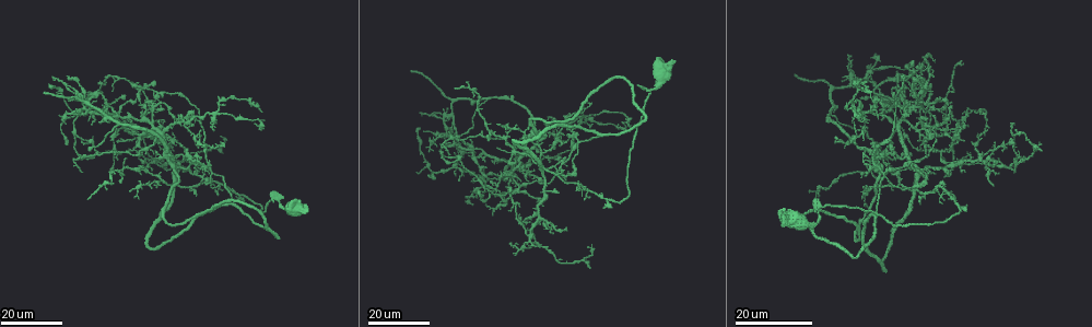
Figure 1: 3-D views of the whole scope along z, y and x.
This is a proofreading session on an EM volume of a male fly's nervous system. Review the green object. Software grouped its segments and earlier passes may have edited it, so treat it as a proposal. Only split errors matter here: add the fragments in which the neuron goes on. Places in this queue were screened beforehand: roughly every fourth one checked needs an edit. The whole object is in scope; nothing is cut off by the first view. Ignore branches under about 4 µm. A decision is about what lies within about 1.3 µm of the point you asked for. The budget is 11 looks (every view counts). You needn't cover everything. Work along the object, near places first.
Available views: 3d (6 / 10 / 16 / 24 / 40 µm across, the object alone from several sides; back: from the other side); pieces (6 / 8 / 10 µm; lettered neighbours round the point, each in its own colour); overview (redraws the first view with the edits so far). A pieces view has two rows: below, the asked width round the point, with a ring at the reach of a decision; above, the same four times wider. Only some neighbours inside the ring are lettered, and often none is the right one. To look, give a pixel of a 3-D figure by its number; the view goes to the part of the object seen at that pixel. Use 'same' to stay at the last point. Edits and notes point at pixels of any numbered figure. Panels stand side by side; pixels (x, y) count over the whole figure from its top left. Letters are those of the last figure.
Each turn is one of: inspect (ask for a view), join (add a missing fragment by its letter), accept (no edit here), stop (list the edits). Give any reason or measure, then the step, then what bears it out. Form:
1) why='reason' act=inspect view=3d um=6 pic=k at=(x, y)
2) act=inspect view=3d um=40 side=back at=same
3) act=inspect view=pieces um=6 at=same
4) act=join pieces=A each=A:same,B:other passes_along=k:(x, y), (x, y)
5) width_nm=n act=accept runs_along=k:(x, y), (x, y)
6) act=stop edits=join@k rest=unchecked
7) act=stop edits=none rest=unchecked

act=inspect view=3d um=24 pic=1 at=(947, 175)

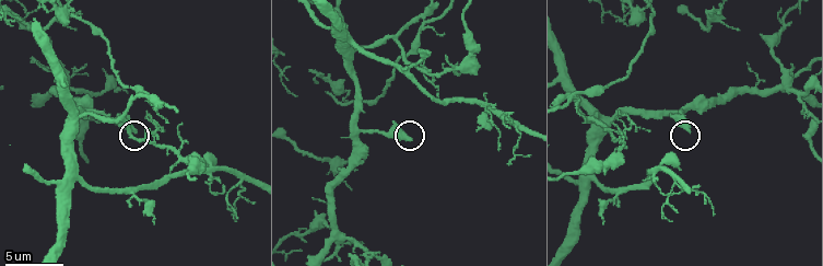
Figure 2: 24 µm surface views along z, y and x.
why='see the neighbours' act=inspect view=pieces um=8 pic=2 at=(688, 130)

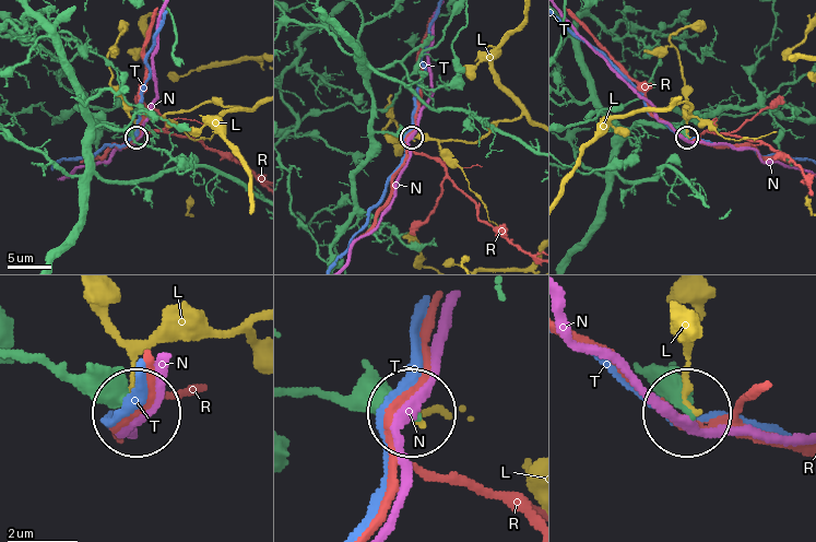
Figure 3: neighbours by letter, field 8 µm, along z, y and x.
act=accept each=L:other,N:other,R:other,T:other found='no lettered fragment goes on from it'

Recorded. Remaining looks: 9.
why='an open end' act=inspect view=3d um=16 pic=1 at=(86, 199)

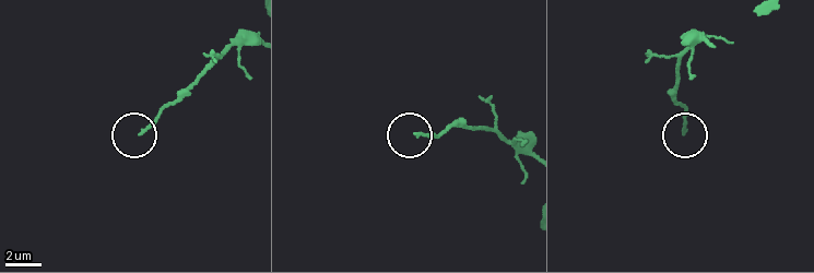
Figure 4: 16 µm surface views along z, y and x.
act=inspect view=pieces um=6 pic=4 at=(143, 131)

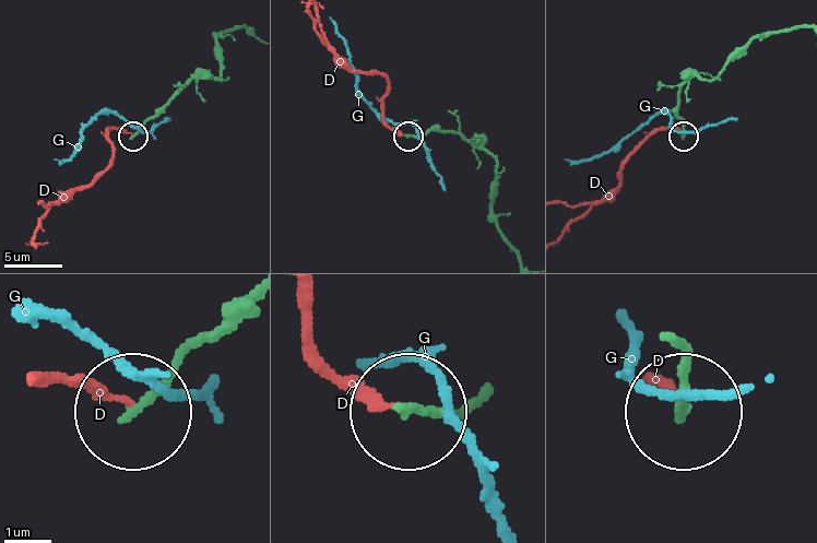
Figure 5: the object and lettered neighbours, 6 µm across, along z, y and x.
act=accept each=D:other,G:other runs_along=5:(237, 27), (217, 38), (221, 79), (194, 78), (133, 133) found='none of them fits'

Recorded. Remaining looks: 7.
why='free end' act=inspect view=3d um=24 pic=1 at=(67, 142)

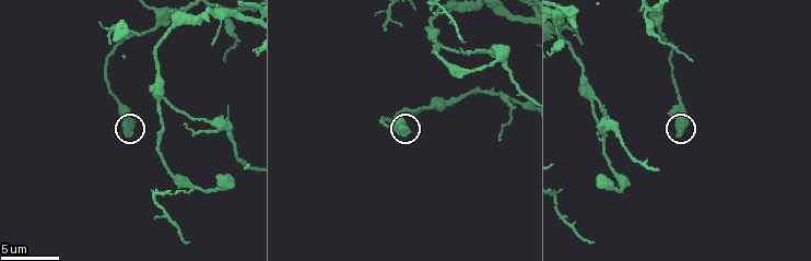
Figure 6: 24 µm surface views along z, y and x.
act=inspect view=pieces um=6 pic=6 at=(128, 135)

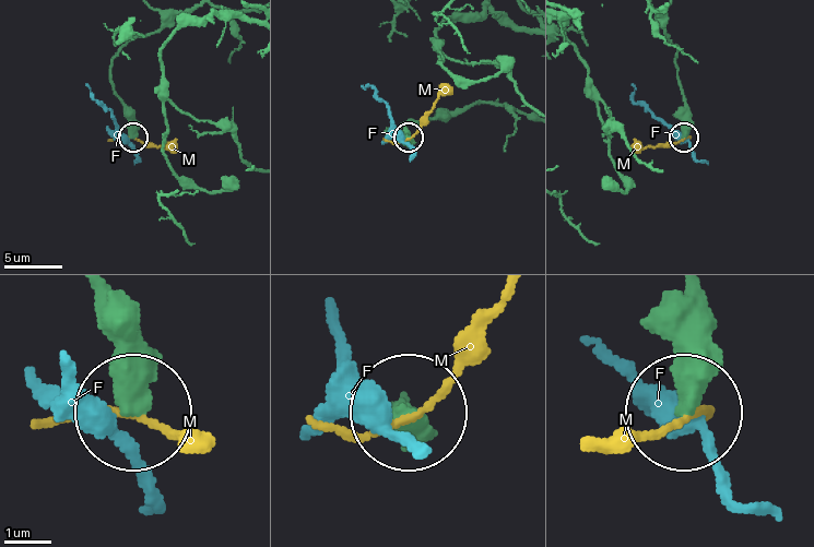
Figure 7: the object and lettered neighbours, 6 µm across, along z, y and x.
act=accept each=F:other,M:other runs_along=7:(684, 300), (684, 414) found='none of them fits'

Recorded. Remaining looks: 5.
why='tapers out' act=inspect view=3d um=24 pic=1 at=(848, 54)

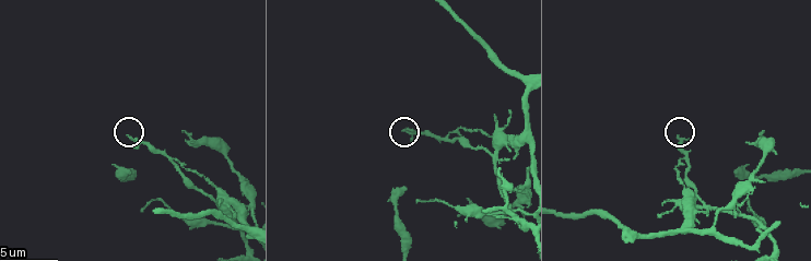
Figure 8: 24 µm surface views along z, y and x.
act=inspect view=pieces um=10 pic=8 at=(403, 129)

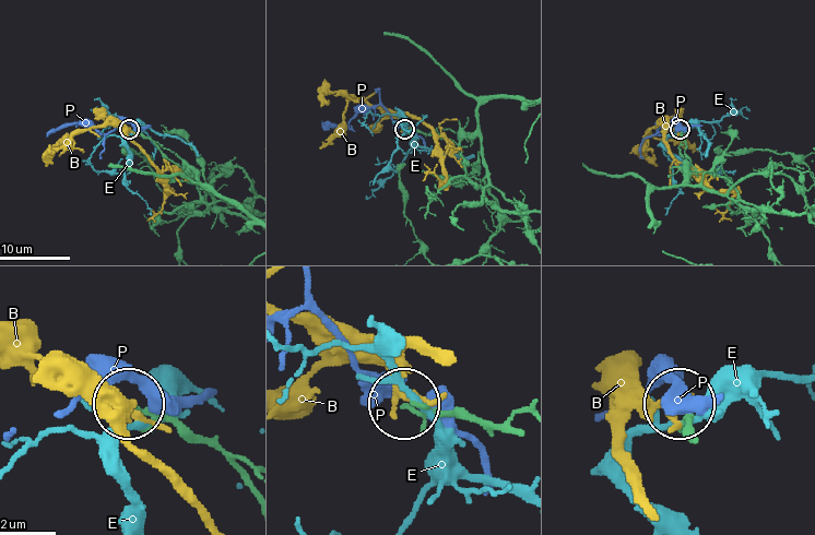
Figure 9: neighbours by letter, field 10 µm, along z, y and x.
act=accept each=B:other,E:other,P:other runs_along=9:(515, 430), (404, 404) found='no lettered fragment goes on from it'

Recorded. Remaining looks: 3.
why='end of a long branch' act=inspect view=3d um=16 pic=1 at=(412, 71)

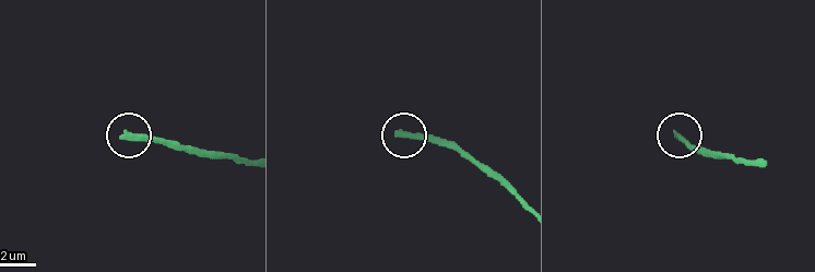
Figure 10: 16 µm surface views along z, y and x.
act=inspect view=pieces um=8 pic=10 at=(125, 135)

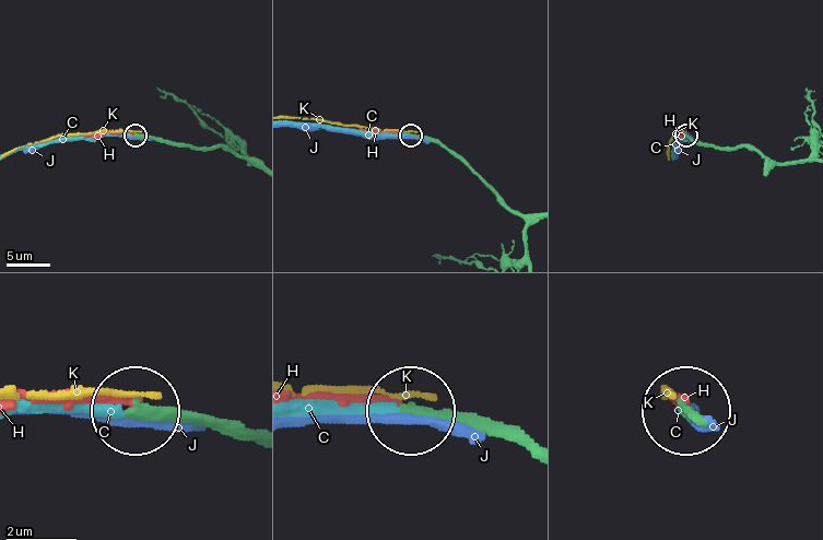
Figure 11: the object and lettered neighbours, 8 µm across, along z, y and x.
act=join pieces=C each=C:same,H:other,J:other,K:other passes_along=11:(432, 142), (408, 136), (364, 136), (292, 124) found='the neuron continues'

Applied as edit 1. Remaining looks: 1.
act=stop edits=join@11 rest=unchecked

